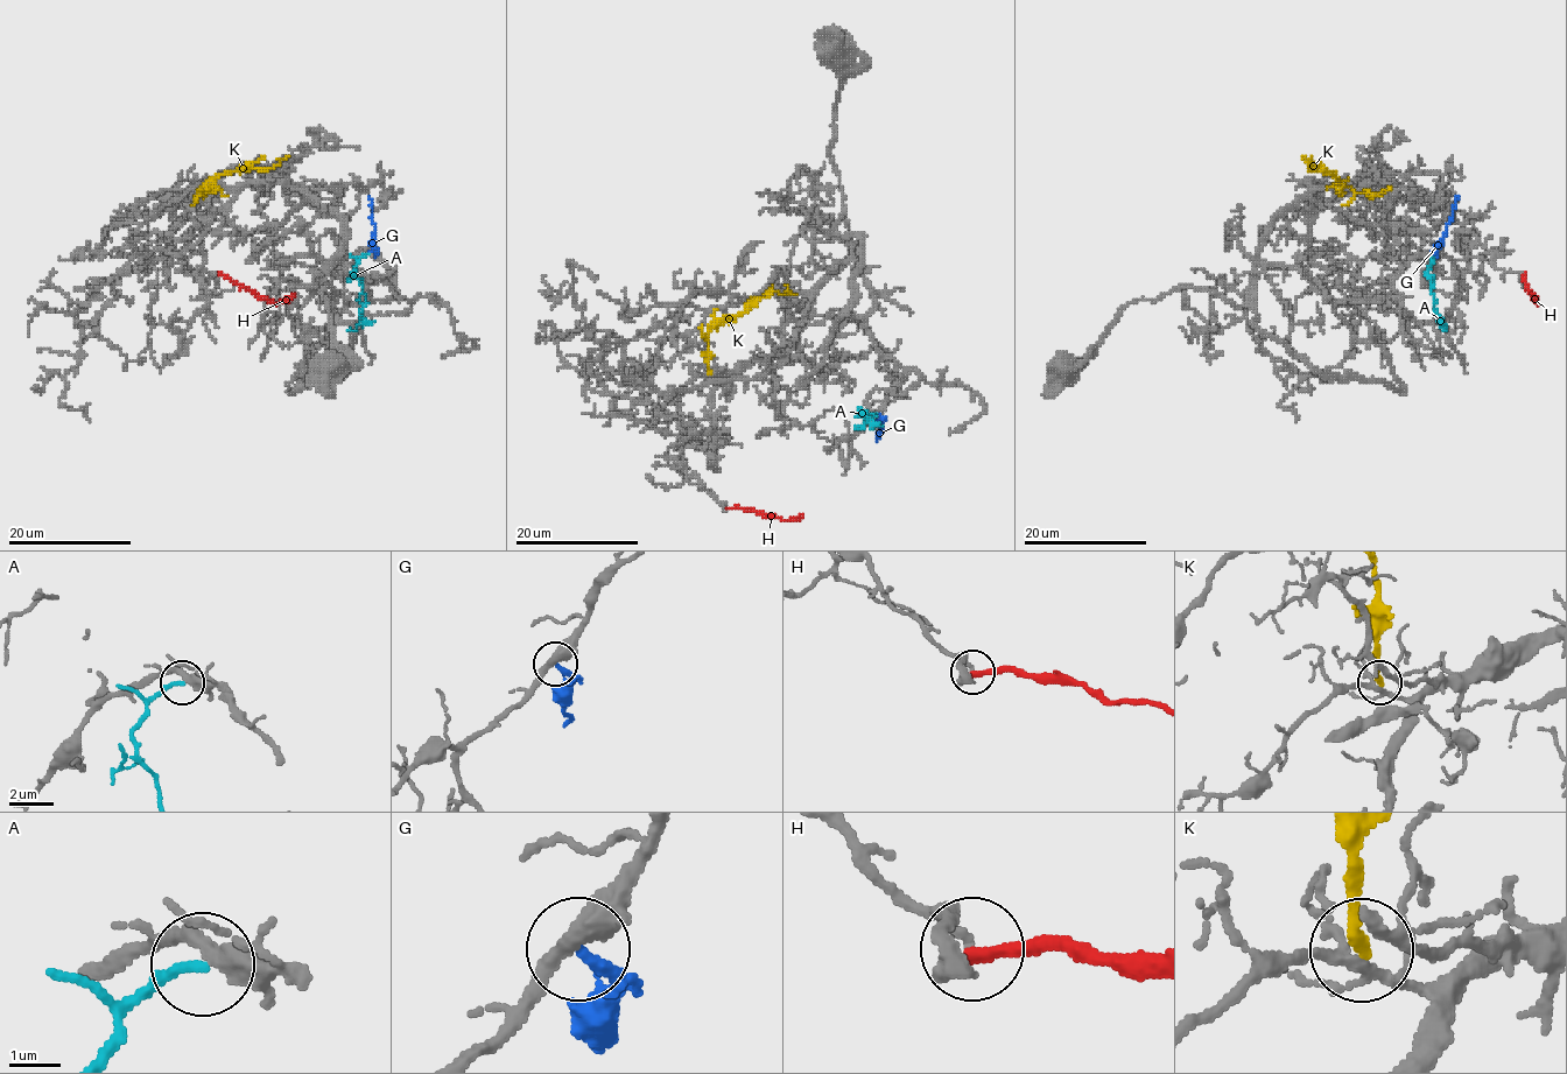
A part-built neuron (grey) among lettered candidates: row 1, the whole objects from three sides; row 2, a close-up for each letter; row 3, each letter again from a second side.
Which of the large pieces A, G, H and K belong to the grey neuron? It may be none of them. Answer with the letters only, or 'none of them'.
A

